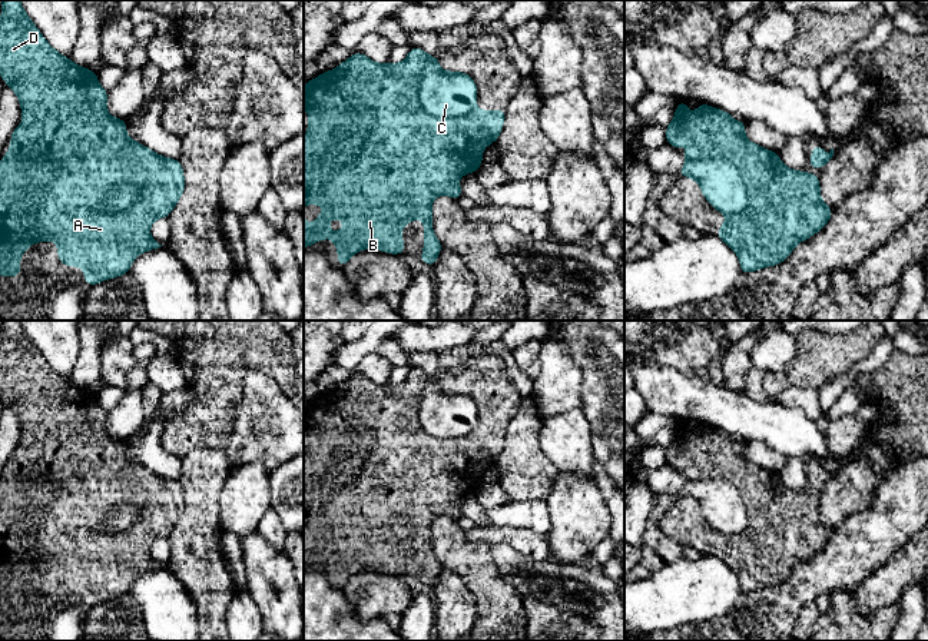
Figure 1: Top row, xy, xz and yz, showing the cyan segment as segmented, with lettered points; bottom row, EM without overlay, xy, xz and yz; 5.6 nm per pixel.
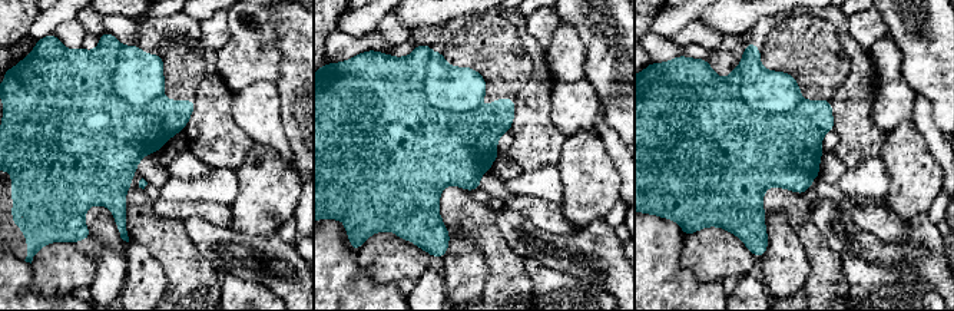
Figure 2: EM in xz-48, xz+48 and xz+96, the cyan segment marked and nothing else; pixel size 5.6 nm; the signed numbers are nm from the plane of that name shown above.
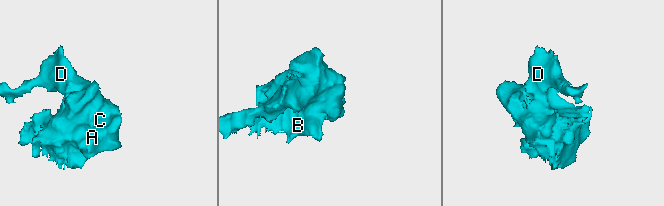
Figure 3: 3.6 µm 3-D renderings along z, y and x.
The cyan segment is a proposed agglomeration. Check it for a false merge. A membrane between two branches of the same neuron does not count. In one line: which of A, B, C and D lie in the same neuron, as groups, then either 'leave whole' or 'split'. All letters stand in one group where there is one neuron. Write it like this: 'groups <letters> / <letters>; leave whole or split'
groups A B D / C; split

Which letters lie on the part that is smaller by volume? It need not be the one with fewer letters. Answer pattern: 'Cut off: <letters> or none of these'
Cut off: C

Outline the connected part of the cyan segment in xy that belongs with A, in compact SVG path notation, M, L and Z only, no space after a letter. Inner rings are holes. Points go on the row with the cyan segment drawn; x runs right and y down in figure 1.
M3 0L0 17L0 76L7 86L17 94L21 106L21 117L24 124L17 124L10 142L11 147L0 160L0 276L20 276L20 255L24 253L33 242L57 242L57 255L62 265L80 266L84 270L87 285L122 276L129 272L135 258L146 250L158 249L159 245L150 235L152 223L159 217L168 217L182 196L185 189L183 169L179 159L168 159L152 152L146 146L126 136L126 120L115 119L106 112L107 92L97 83L96 72L76 66L69 57L57 53L43 37L34 23L20 4L20 0ZM122 183L137 186L142 193L137 202L125 210L110 210L105 203L105 197Z

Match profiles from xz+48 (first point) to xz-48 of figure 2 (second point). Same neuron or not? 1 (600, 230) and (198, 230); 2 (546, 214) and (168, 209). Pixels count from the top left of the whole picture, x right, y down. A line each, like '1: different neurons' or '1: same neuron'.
1: same neuron
2: same neuron

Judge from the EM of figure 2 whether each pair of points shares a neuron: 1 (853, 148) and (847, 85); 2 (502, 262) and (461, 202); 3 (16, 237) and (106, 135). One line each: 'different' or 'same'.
1: same
2: same
3: same

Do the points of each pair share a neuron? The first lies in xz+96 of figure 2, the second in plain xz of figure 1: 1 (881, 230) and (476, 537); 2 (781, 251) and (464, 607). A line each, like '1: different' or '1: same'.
1: same
2: same

